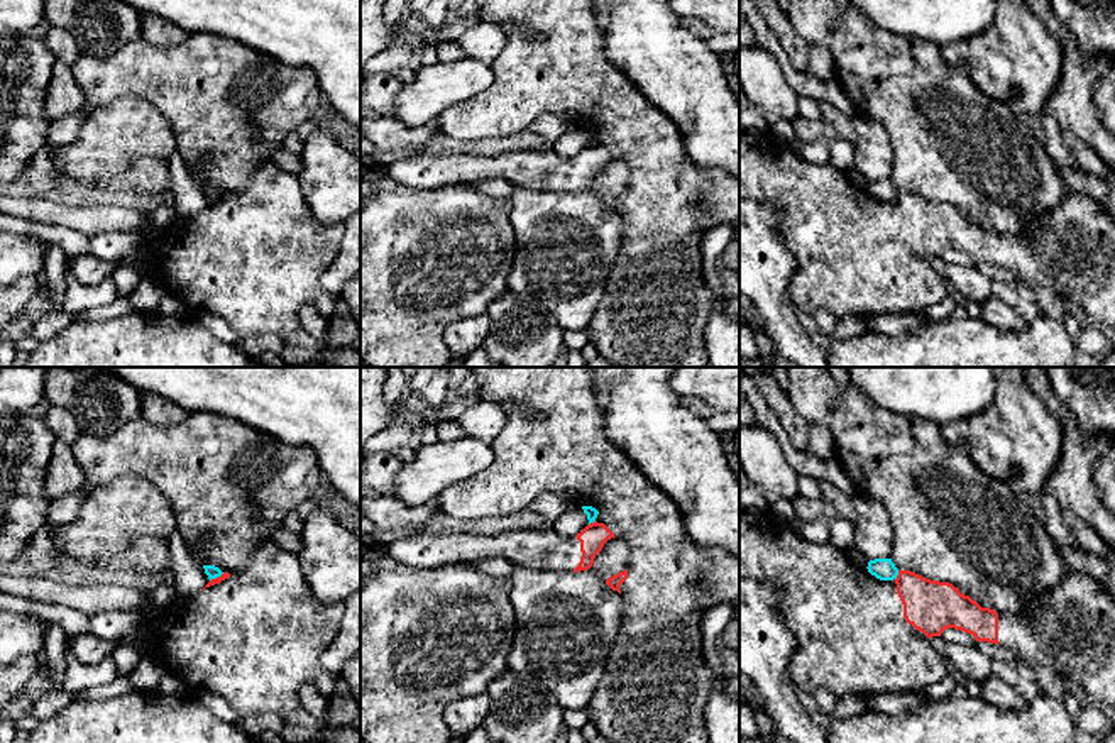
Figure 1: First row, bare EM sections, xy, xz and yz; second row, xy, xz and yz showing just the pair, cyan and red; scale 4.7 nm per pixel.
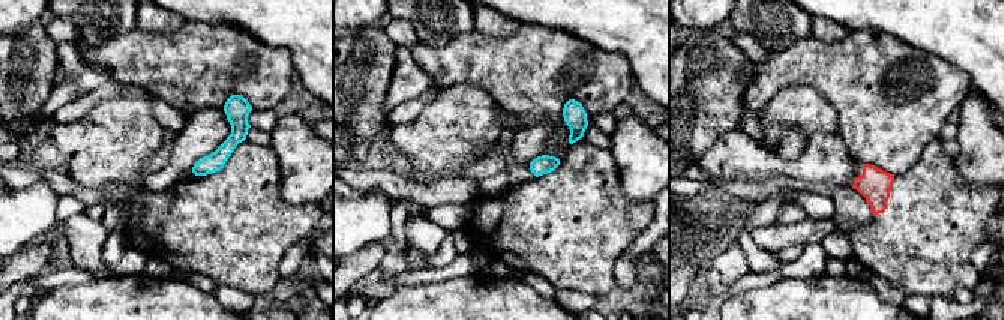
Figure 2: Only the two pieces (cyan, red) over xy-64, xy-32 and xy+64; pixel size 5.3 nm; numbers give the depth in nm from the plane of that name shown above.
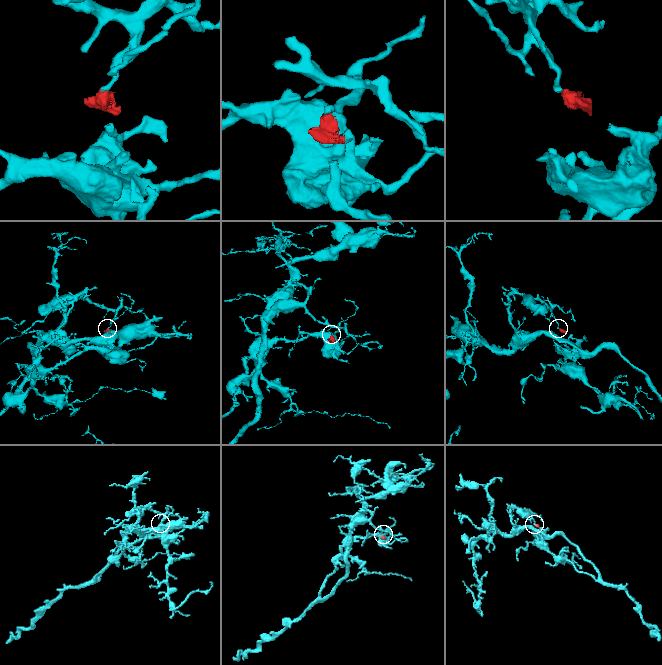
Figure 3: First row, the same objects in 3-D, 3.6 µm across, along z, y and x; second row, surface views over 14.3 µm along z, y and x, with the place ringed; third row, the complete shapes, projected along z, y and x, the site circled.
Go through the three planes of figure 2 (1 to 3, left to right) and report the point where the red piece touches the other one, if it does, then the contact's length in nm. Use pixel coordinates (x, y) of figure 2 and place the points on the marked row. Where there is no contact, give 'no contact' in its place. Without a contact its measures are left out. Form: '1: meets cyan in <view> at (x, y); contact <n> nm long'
1: no contact
2: no contact
3: no contact

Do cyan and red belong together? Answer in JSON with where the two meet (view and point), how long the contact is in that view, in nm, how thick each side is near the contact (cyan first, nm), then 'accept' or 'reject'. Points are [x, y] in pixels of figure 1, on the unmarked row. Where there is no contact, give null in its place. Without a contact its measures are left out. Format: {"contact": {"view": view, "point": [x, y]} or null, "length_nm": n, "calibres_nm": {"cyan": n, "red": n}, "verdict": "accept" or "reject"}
{"contact": {"view": "yz", "point": [895, 197]}, "length_nm": 60, "calibres_nm": {"cyan": 110, "red": 260}, "verdict": "reject"}

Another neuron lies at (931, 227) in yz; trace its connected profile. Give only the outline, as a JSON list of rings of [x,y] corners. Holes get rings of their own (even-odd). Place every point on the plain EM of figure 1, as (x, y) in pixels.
[[[739,129],[739,196],[768,201],[780,210],[778,230],[795,257],[787,298],[807,322],[817,310],[836,318],[922,315],[947,300],[947,283],[929,261],[954,249],[976,262],[1010,269],[1029,284],[1051,288],[1059,301],[1074,303],[1098,327],[1115,330],[1115,220],[1083,193],[1071,193],[1020,237],[998,235],[953,205],[910,191],[898,191],[893,201],[880,201],[829,162],[807,162],[795,144],[770,130],[750,134]]]

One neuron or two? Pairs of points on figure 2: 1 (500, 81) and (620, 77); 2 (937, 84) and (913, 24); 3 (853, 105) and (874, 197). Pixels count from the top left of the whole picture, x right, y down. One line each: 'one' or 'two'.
1: one
2: two
3: two

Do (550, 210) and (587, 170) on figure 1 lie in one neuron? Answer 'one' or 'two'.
two

